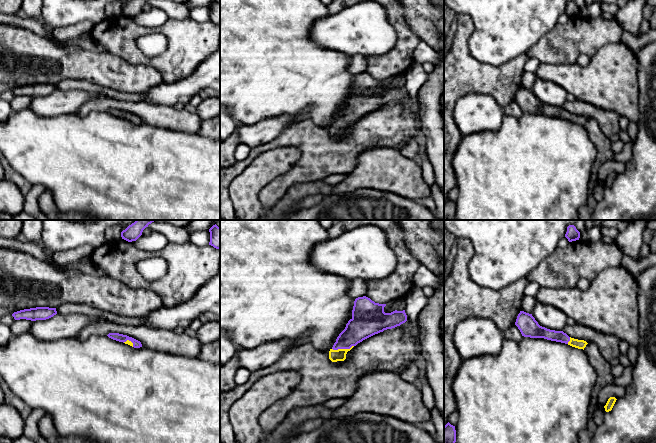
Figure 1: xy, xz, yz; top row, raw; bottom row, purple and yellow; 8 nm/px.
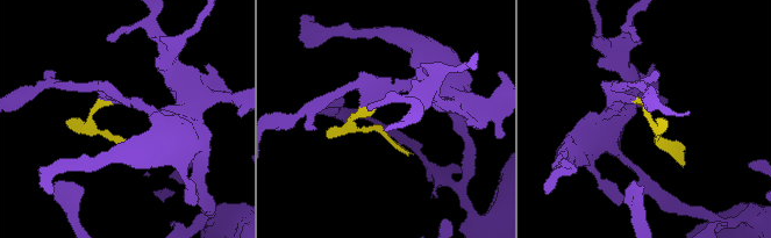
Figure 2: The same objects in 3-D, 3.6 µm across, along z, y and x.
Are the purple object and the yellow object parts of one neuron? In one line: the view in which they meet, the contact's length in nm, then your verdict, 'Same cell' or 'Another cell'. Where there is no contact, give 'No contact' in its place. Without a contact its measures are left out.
Touches purple in xz. Shared border 180 nm. Same cell

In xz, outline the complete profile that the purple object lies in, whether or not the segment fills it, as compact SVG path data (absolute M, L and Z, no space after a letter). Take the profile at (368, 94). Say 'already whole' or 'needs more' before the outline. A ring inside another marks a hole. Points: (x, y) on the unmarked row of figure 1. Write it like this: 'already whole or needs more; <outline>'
needs more; M363 72L354 77L352 94L345 105L339 110L333 123L329 127L332 138L344 137L346 130L363 116L392 105L407 97L405 86L385 89L386 80L379 80Z

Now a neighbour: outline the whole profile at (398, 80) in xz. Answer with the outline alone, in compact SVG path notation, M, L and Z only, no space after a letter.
M400 73L388 78L386 82L384 83L384 88L391 89L395 86L403 87L405 86L405 82L406 82L405 73Z

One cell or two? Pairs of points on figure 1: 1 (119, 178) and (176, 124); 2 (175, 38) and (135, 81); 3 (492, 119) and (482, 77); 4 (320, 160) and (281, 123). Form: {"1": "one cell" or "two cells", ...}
{"1": "two cells", "2": "two cells", "3": "two cells", "4": "two cells"}

